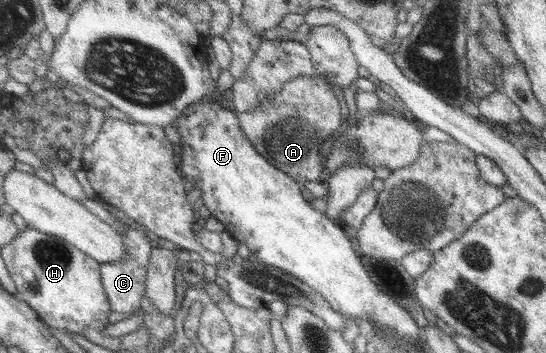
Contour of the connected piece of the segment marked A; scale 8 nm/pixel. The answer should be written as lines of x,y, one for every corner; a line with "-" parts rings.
299,76
281,84
281,90
251,110
236,114
237,124
253,149
271,165
296,182
323,180
323,166
318,146
344,124
339,114
339,101
325,80

